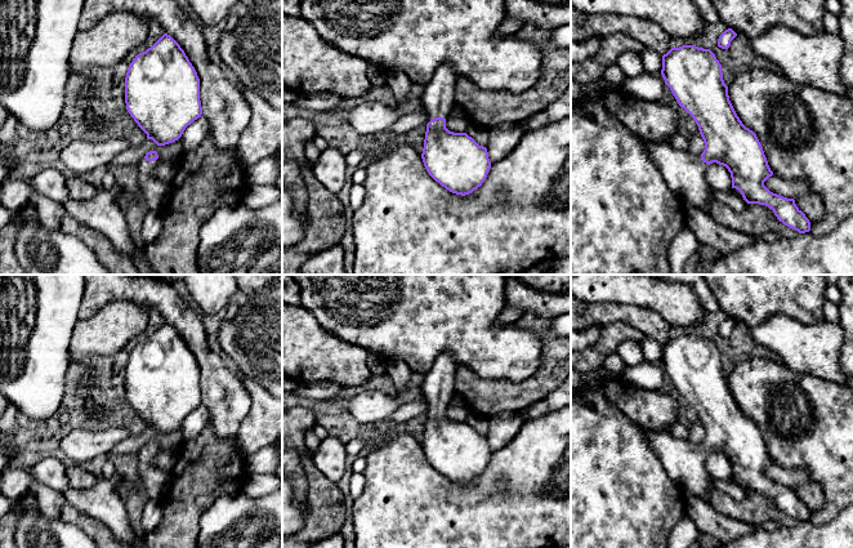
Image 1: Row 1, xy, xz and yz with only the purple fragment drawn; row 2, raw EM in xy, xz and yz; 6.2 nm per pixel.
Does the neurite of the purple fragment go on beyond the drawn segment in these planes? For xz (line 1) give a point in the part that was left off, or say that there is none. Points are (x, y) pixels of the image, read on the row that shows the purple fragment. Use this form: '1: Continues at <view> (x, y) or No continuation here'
1: Continues at xz (438, 98)

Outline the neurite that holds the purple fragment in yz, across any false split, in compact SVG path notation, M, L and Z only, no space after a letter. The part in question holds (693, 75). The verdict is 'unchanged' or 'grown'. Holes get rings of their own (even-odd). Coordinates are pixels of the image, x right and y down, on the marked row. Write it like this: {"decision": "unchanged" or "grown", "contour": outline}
{"decision": "grown", "contour": "M696 45L671 48L662 55L661 75L679 106L696 121L705 143L704 152L695 155L688 150L678 150L670 144L643 139L649 157L658 165L666 183L683 201L684 208L691 206L702 210L709 205L710 195L705 173L710 164L716 162L728 169L732 188L738 190L747 204L765 205L773 210L777 219L785 226L799 233L809 232L810 222L796 206L795 200L773 193L764 186L773 171L756 134L742 124L729 101L722 64L715 54L710 49Z"}

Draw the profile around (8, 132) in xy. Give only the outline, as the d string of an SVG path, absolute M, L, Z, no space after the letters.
M10 116L0 128L0 144L5 146L15 139L18 121L15 117Z

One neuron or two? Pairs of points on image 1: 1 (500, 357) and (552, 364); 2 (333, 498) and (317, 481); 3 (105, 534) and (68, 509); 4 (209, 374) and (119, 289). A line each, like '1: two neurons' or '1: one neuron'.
1: two neurons
2: one neuron
3: one neuron
4: one neuron

